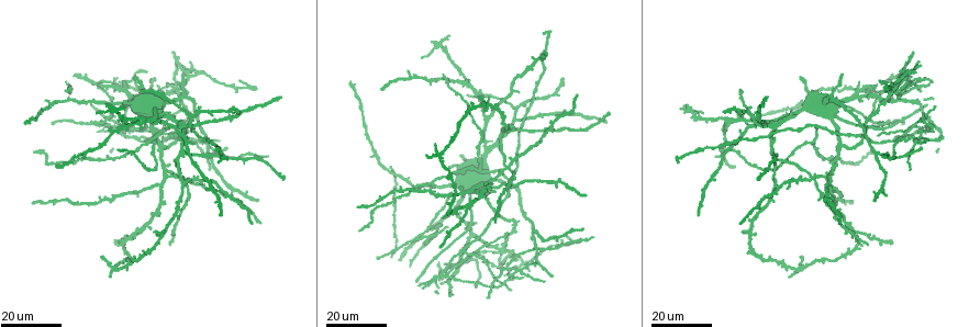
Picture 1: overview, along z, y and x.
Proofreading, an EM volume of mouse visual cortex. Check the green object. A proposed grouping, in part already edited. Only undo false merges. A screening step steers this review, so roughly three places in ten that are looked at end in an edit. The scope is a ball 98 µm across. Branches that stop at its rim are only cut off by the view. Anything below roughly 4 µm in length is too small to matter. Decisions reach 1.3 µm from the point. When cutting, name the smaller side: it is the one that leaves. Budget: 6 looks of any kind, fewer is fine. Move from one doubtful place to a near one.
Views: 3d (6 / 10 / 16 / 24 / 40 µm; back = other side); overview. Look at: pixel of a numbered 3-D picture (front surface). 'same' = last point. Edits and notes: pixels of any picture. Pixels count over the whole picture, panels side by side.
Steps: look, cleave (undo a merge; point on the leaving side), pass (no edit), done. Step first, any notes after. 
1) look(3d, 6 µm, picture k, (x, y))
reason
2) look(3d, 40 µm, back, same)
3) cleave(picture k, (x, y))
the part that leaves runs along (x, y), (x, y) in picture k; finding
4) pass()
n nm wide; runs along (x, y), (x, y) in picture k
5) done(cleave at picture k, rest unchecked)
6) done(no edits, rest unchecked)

look(3d, 24 µm, picture 1, (520, 272))
arms run side by side

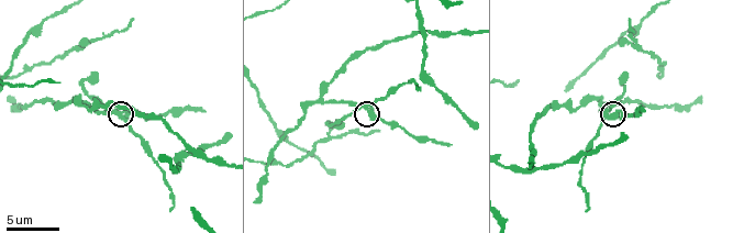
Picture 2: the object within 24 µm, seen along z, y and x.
look(3d, 10 µm, picture 2, (123, 112))

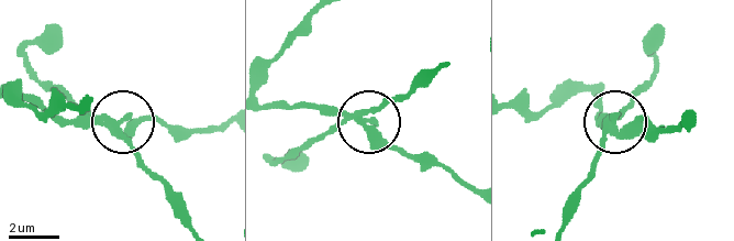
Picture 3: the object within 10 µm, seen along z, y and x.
cleave(picture 3, (134, 151))
4 arms; two neurons meet here

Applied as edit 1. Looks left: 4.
look(overview)

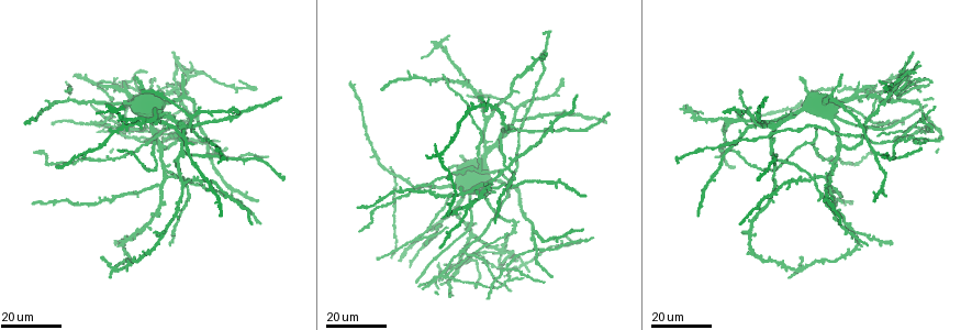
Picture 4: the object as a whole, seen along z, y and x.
look(3d, 16 µm, picture 4, (188, 73))
looks like a crossing

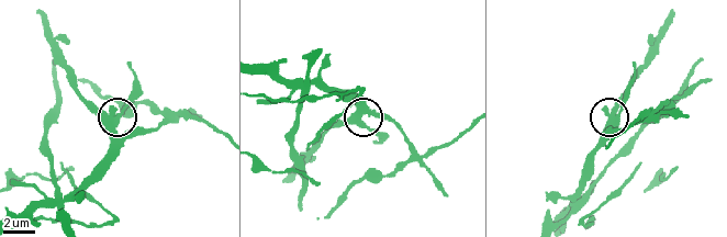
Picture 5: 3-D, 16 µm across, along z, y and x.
look(3d, 10 µm, picture 5, (614, 118))

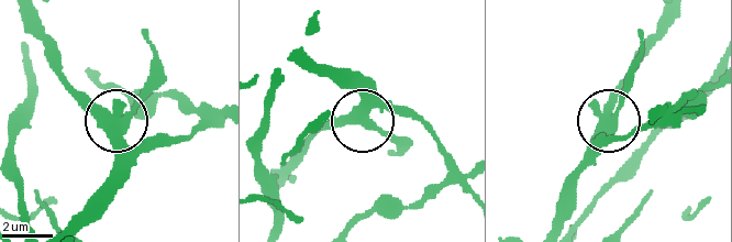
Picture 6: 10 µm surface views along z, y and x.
pass()
4 arms; runs along (68, 223), (110, 173), (117, 122), (163, 74) in picture 6; one neuron here

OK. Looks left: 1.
done(cleave at picture 3, rest unchecked)

